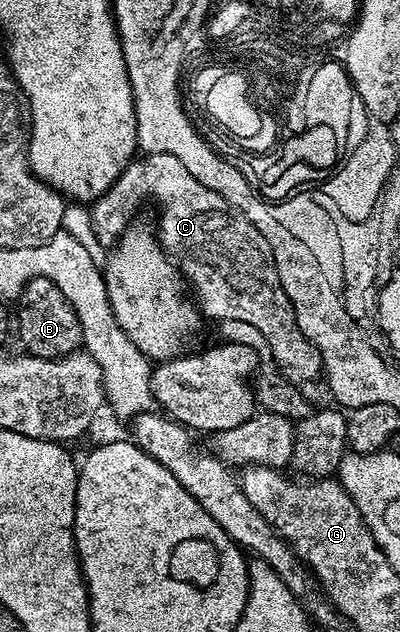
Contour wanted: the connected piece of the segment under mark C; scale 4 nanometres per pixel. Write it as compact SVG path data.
M157 151L137 156L125 167L122 175L118 175L116 182L97 201L91 202L94 234L101 243L105 247L115 245L125 229L133 224L135 217L132 216L139 211L140 201L146 200L147 197L153 197L157 207L160 208L160 229L158 225L160 246L176 262L198 302L201 314L205 318L213 317L213 322L216 323L228 319L240 319L250 323L256 330L262 331L263 338L270 343L271 352L268 357L271 364L293 385L304 387L307 381L314 380L316 376L319 378L324 364L319 351L302 335L298 327L290 299L286 291L282 291L270 243L260 234L258 227L254 227L254 223L243 217L227 199L202 187L202 183L194 179L191 168L182 164L179 159L174 159L174 155Z

